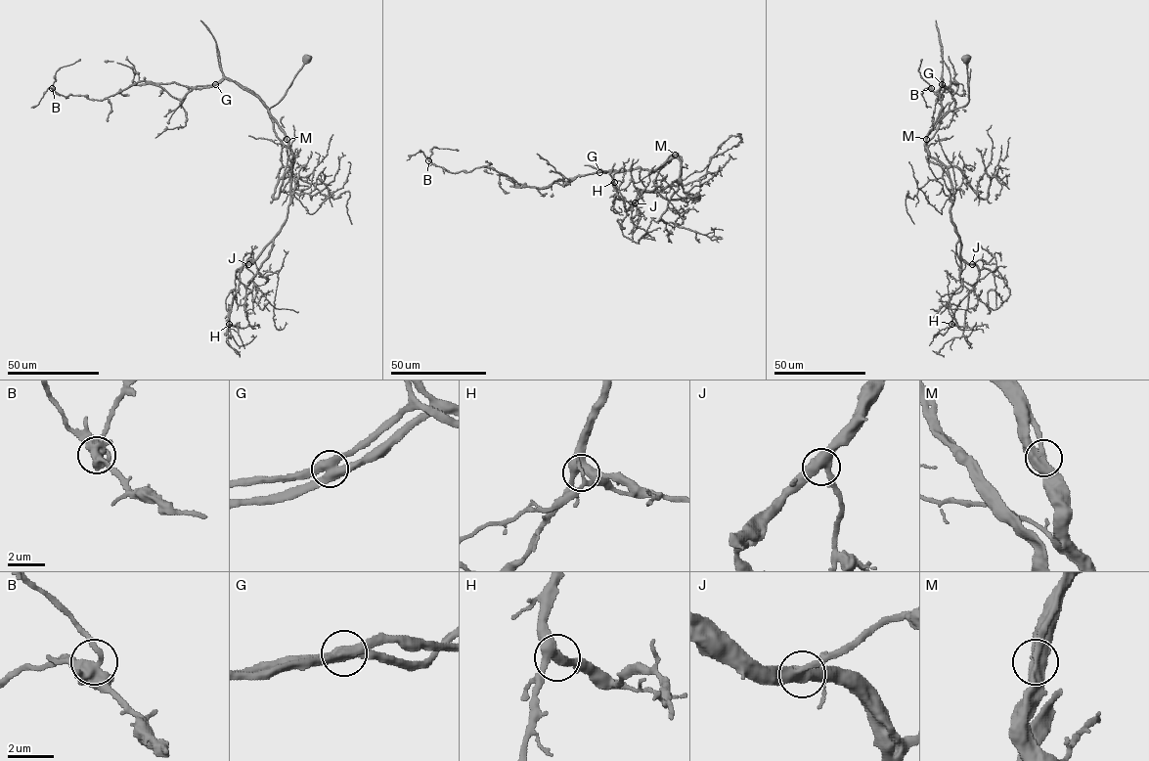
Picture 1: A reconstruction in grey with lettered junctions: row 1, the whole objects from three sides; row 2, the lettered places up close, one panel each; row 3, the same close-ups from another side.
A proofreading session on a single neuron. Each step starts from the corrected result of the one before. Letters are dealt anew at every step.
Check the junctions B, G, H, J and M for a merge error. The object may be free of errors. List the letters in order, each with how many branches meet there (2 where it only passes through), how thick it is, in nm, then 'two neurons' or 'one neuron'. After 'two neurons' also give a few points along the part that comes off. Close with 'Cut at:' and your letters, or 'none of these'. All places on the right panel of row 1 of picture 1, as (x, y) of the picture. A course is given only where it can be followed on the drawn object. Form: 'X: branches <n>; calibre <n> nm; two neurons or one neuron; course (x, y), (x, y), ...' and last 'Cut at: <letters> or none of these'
B: branches 3; calibre 460 nm; one neuron
G: branches 3; calibre 480 nm; two neurons; course (942, 84), (926, 148), (954, 193), (941, 178), (912, 199), (907, 191), (914, 224)
H: branches 3; calibre 440 nm; one neuron
J: branches 3; calibre 460 nm; one neuron
M: branches 3; calibre 440 nm; one neuron
Cut at: G

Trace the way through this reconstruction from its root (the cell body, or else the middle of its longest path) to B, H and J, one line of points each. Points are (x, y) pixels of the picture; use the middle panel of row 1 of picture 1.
B: (695, 197), (666, 200), (657, 188), (659, 168), (603, 170), (536, 189), (491, 168), (451, 173), (428, 160)
H: (695, 197), (666, 200), (658, 191), (656, 176), (674, 155), (679, 184), (644, 191), (627, 209), (614, 182)
J: (695, 197), (666, 200), (658, 191), (656, 176), (674, 155), (681, 162), (679, 184), (644, 191), (635, 202)

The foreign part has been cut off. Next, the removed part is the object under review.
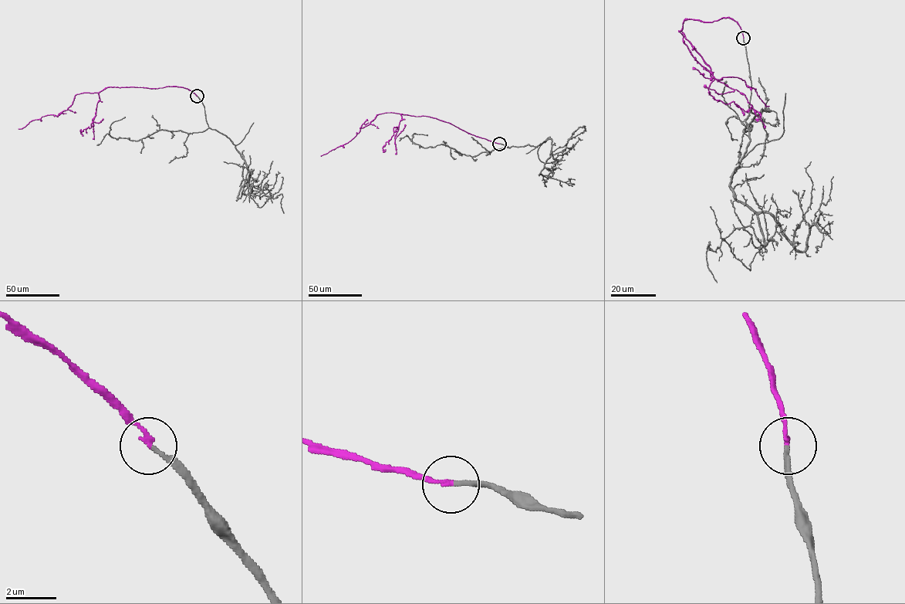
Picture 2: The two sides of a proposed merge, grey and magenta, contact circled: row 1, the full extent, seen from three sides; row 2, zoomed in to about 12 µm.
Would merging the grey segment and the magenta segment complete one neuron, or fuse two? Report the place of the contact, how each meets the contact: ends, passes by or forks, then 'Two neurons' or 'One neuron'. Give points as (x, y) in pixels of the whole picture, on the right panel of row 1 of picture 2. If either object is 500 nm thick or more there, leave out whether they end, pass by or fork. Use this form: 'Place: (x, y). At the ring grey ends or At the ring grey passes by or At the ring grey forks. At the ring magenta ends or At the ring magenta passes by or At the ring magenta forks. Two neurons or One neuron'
Place: (743, 38). At the ring grey ends. At the ring magenta ends. One neuron

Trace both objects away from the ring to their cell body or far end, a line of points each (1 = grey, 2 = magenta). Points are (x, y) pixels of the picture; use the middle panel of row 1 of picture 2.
1: (499, 144), (537, 147), (549, 137), (554, 154), (565, 150), (575, 130), (583, 126), (585, 130)
2: (499, 144), (468, 134), (436, 118), (385, 113), (377, 114), (348, 142), (320, 155)

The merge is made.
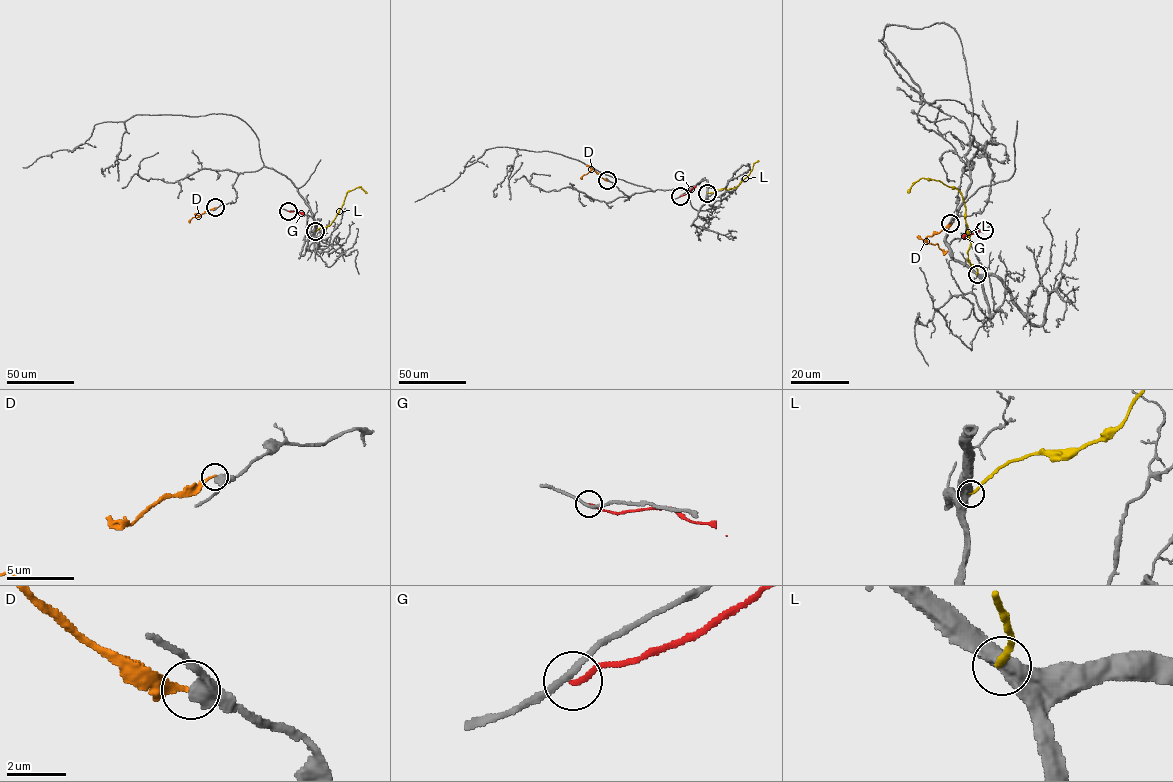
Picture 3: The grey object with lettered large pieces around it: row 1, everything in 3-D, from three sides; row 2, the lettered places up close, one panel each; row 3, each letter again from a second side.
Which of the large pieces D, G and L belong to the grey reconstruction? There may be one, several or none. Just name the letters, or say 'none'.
none

